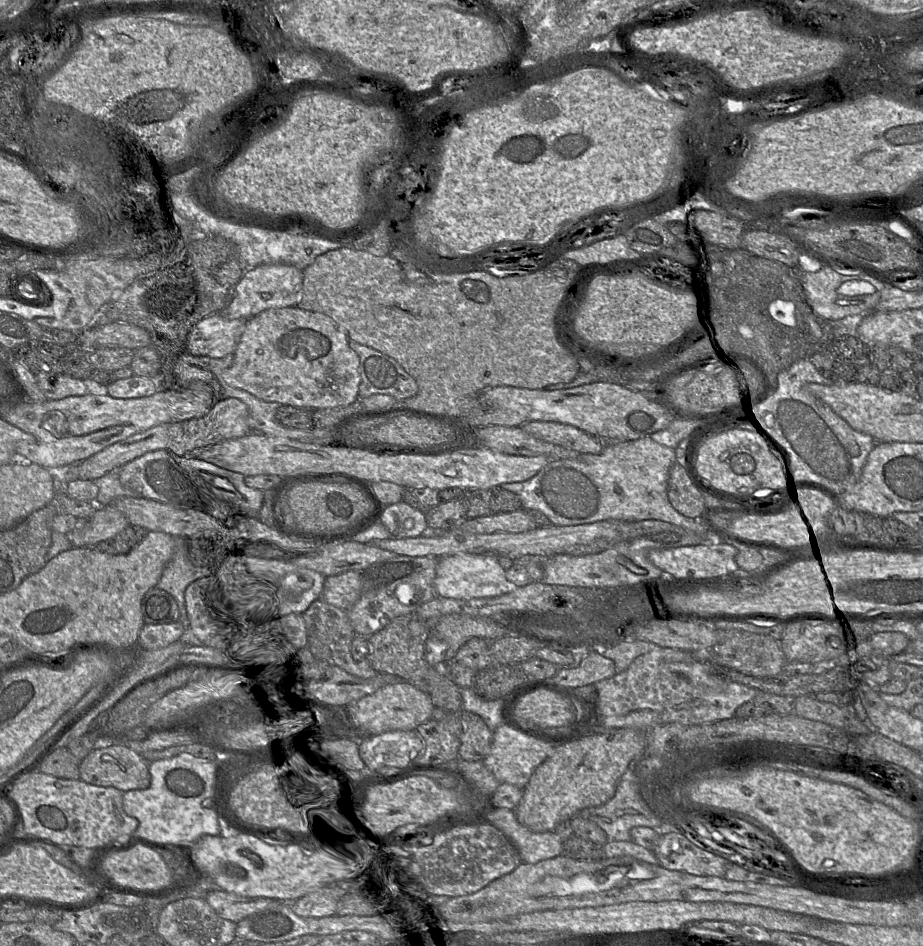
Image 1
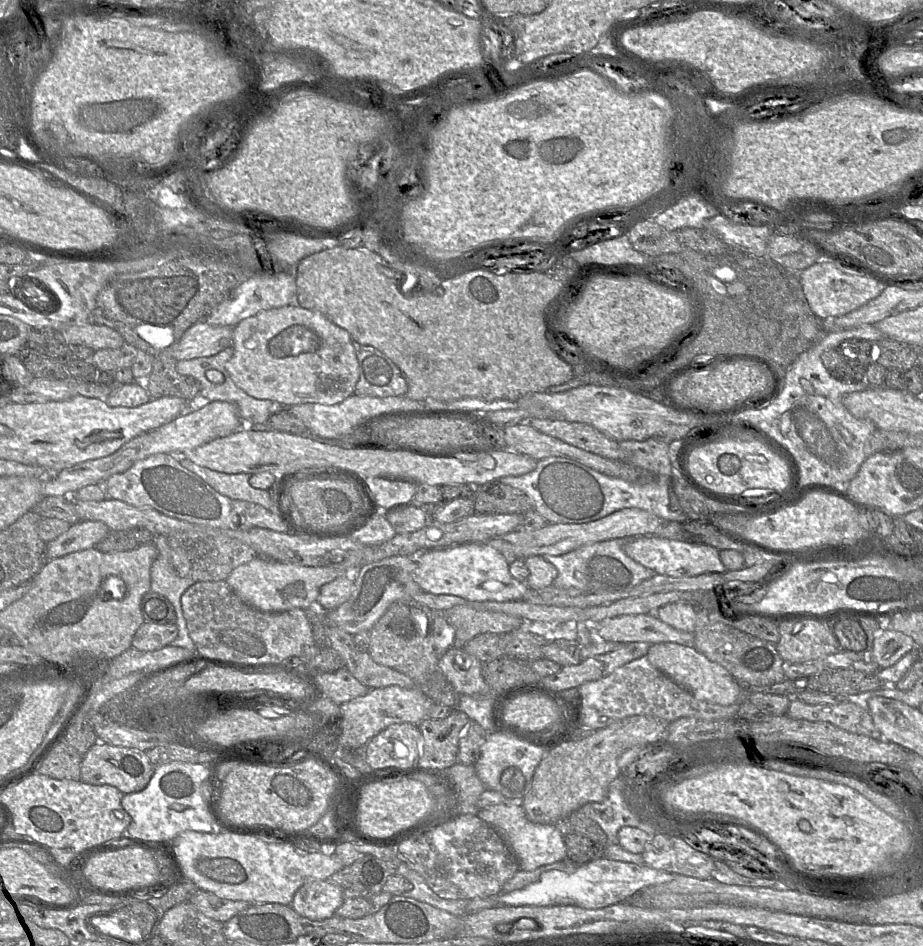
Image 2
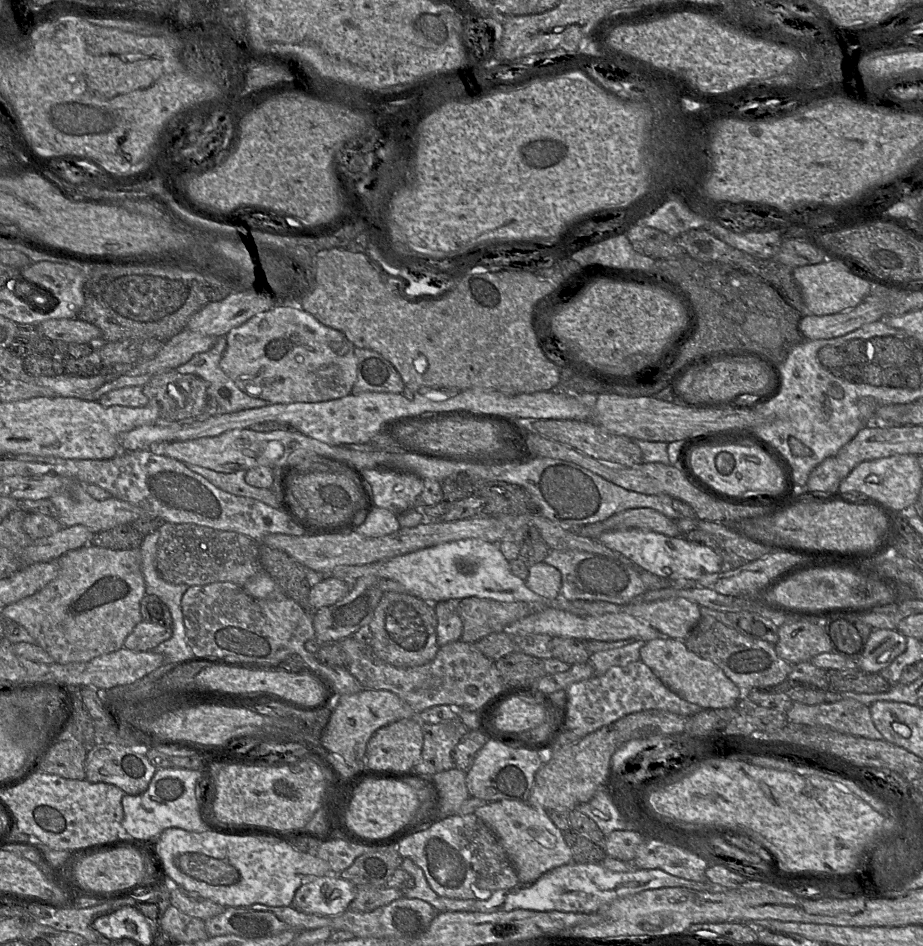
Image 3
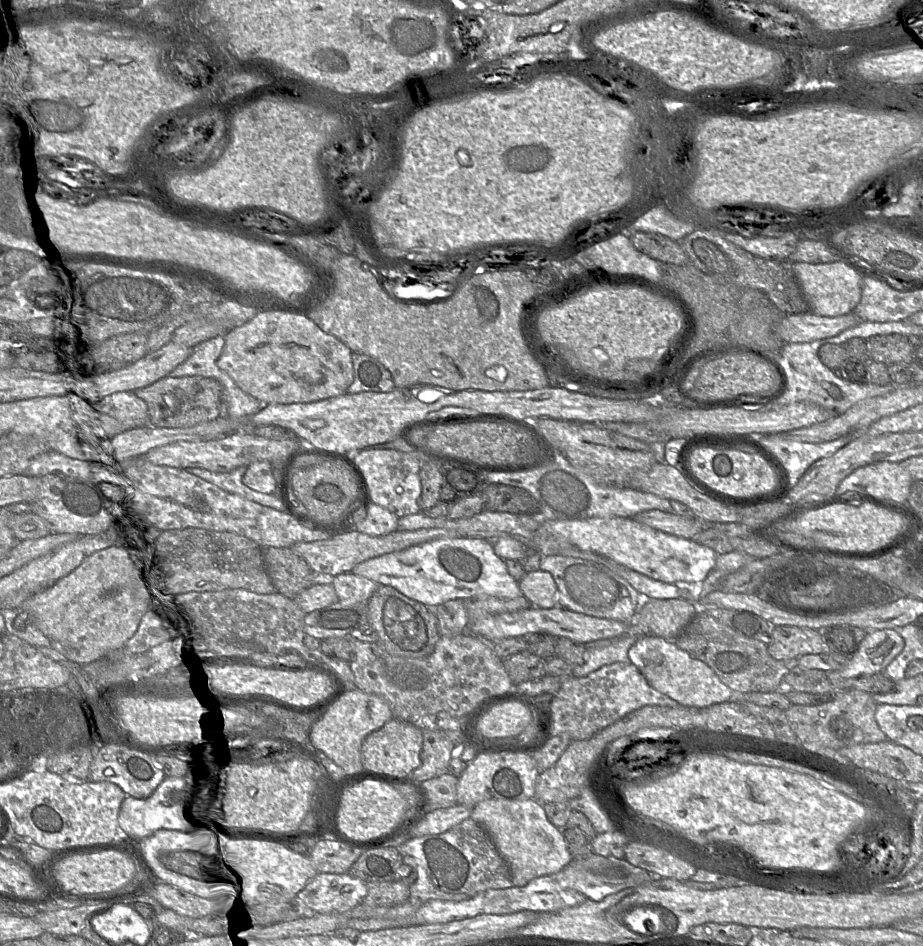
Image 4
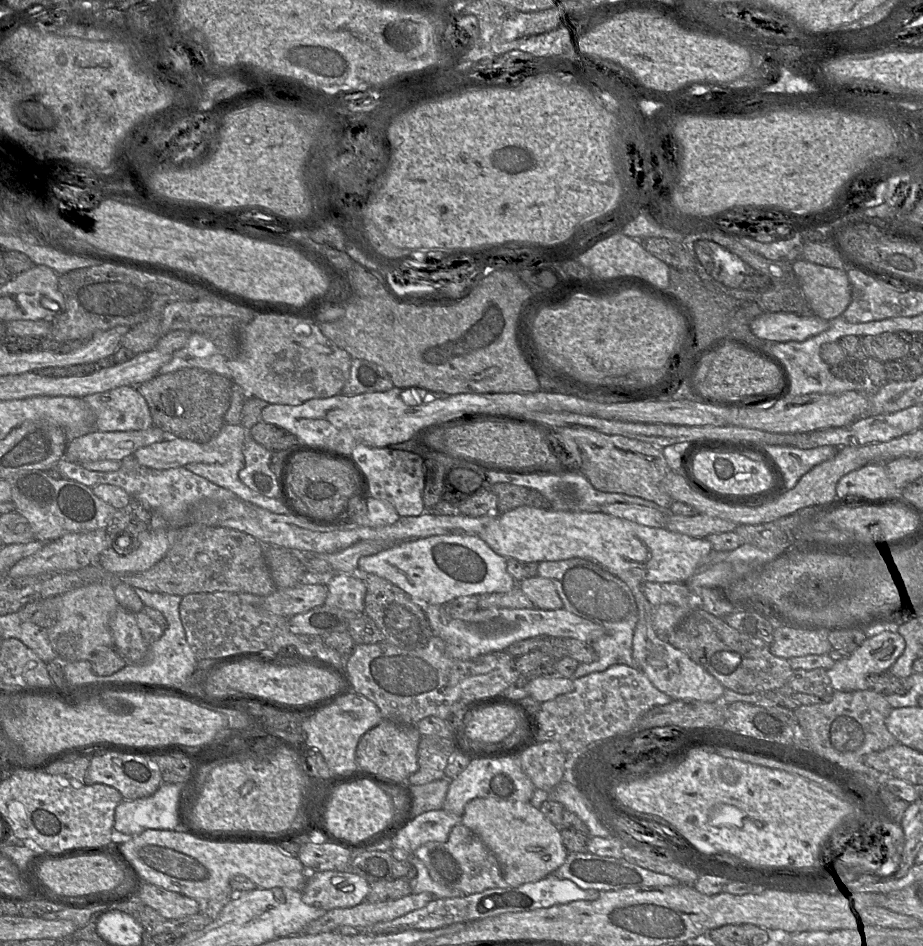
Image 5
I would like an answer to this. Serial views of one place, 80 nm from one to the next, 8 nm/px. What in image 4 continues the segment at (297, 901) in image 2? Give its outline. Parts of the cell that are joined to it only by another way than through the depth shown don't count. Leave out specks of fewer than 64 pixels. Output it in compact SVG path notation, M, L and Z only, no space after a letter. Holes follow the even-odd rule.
M348 872L317 873L298 893L298 899L315 913L345 912L359 905L368 884Z

